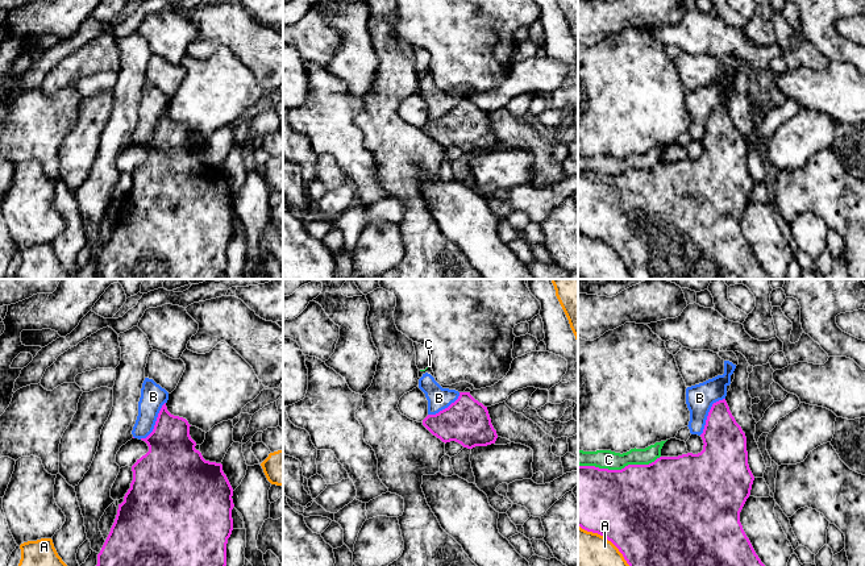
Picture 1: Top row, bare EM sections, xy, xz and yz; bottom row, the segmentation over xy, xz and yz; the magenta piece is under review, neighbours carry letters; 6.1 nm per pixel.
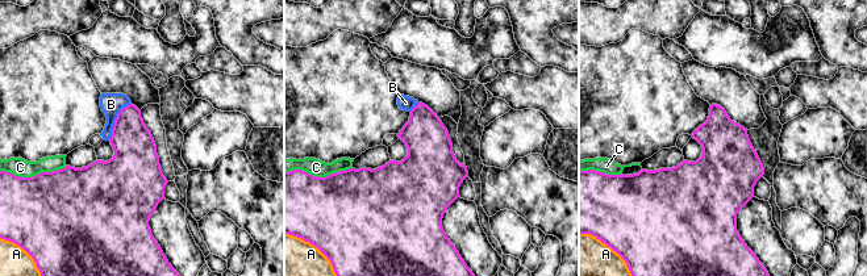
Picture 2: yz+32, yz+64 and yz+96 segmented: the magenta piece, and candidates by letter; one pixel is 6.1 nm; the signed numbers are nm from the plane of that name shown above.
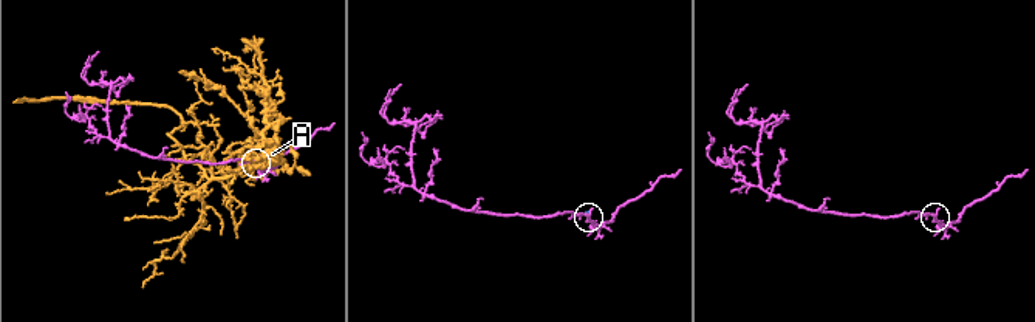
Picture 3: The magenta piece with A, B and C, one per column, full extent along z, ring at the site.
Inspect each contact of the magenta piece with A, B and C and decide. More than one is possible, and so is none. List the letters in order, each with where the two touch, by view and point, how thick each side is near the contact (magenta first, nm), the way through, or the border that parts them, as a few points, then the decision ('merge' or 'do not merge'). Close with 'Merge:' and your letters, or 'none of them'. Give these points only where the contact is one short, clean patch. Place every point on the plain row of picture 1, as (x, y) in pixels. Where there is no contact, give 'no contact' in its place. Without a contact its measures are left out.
A: contact yz (610, 245); calibres 500 and 280 nm; do not merge
B: contact yz (708, 119); calibres 260 and 170 nm; border yz (724, 103), (712, 109), (705, 133), (699, 140); do not merge
C: contact yz (619, 175); calibres 500 and 110 nm; do not merge
Merge: none of them

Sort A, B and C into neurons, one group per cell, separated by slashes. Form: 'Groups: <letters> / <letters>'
Groups: A / B C

